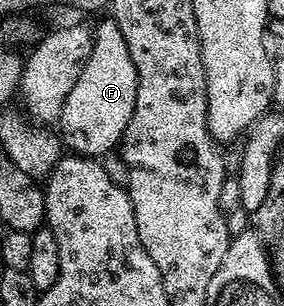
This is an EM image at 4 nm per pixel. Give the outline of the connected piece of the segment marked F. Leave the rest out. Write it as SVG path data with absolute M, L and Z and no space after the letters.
M105 18L100 25L95 25L92 36L90 56L61 108L58 135L69 153L103 158L123 140L126 126L134 114L136 71L126 38L122 38L122 30L118 30L115 20Z

